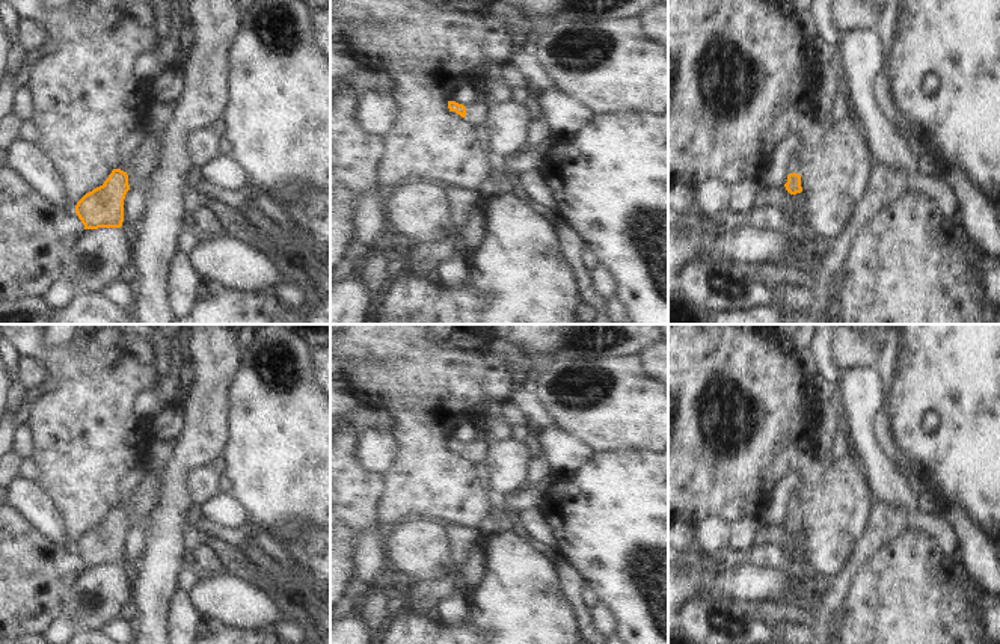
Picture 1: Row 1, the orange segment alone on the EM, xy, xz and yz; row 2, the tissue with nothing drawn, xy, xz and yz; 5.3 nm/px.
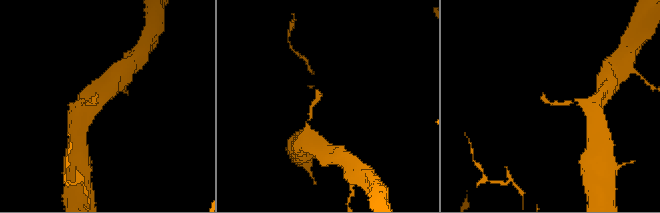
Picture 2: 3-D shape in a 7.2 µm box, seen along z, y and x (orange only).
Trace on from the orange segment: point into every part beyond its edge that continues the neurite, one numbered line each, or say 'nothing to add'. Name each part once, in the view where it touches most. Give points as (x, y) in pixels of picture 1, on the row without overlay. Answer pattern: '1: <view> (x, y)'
1: xy (145, 496)

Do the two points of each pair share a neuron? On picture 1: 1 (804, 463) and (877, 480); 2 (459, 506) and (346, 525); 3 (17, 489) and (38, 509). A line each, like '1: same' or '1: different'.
1: different
2: different
3: same

